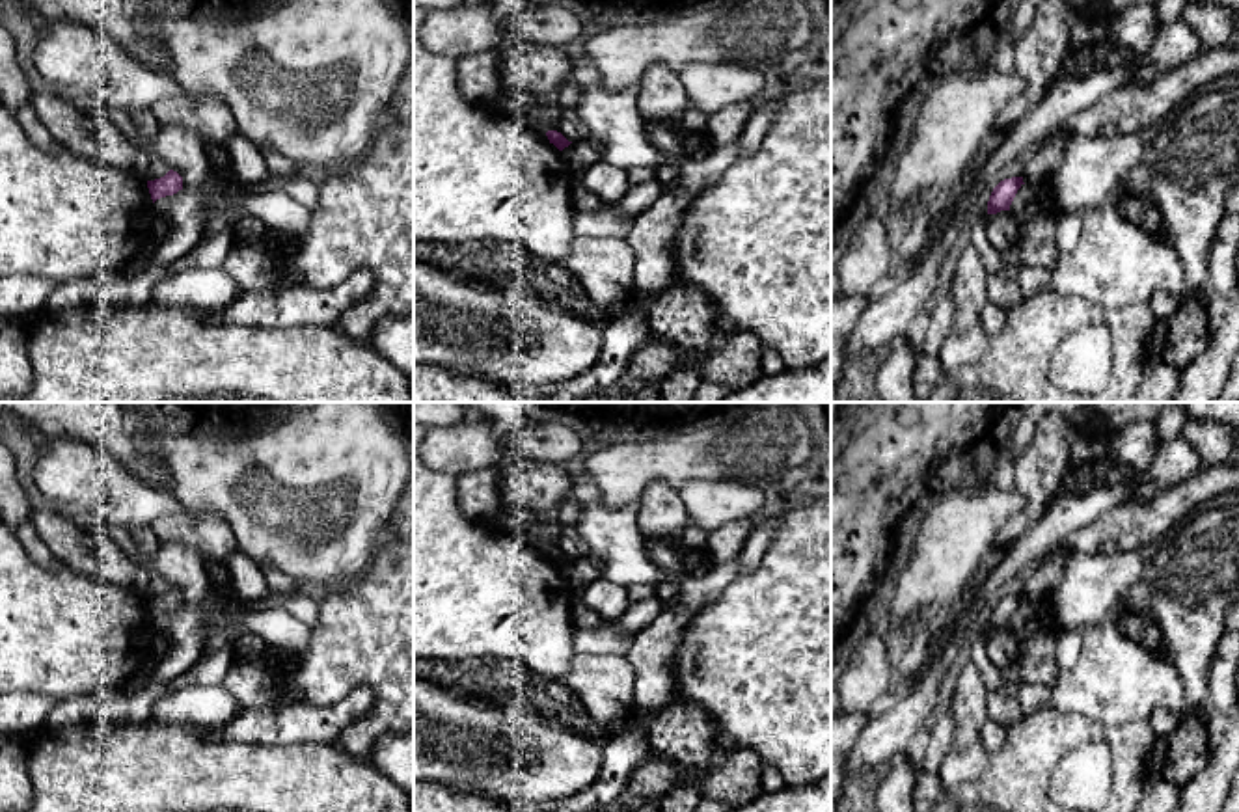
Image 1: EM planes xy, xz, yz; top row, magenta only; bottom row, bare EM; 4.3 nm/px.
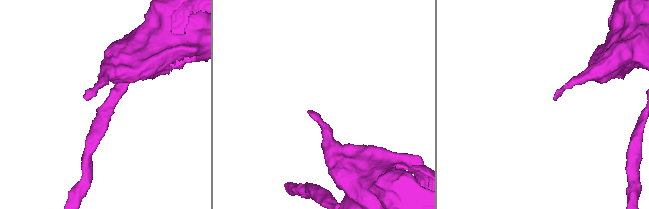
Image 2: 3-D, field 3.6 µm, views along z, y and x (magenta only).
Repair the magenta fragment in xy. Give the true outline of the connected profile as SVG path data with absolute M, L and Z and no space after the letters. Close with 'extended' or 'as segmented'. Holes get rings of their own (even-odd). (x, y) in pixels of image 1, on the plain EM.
M170 587L164 594L147 598L147 605L155 620L160 615L173 613L183 607L183 594L177 589Z; as segmented

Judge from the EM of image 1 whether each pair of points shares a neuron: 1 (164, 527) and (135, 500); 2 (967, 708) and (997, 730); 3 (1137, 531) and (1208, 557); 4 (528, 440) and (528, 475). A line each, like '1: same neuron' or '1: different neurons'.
1: different neurons
2: different neurons
3: different neurons
4: different neurons

